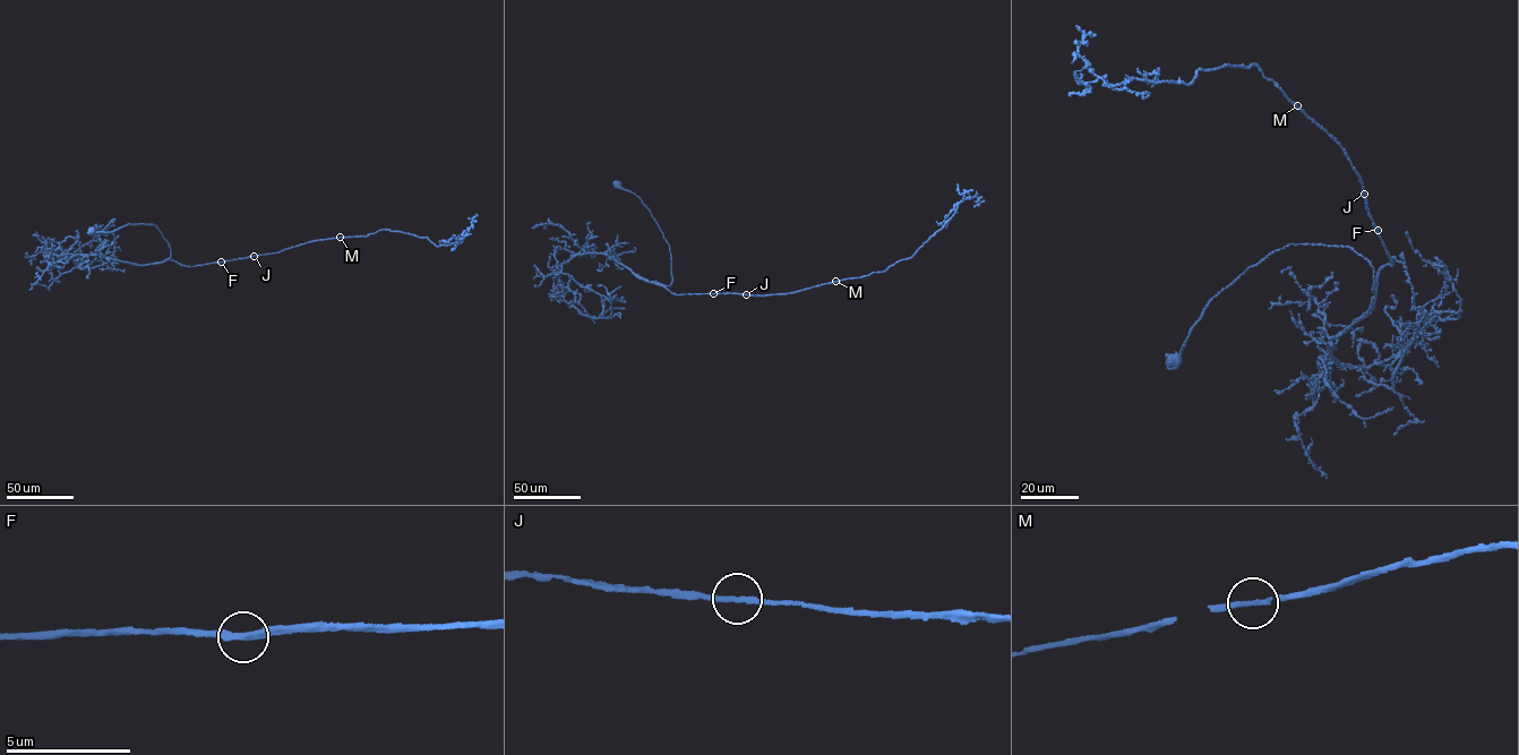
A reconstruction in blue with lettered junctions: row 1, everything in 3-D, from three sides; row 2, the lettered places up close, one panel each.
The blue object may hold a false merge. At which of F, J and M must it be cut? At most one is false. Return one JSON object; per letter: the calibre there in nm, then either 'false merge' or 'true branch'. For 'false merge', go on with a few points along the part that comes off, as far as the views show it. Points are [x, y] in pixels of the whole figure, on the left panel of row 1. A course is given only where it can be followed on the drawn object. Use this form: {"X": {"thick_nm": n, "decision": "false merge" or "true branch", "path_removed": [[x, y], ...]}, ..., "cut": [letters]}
{"F": {"thick_nm": 240, "decision": "true branch"}, "J": {"thick_nm": 220, "decision": "true branch"}, "M": {"thick_nm": 200, "decision": "true branch"}, "cut": []}

